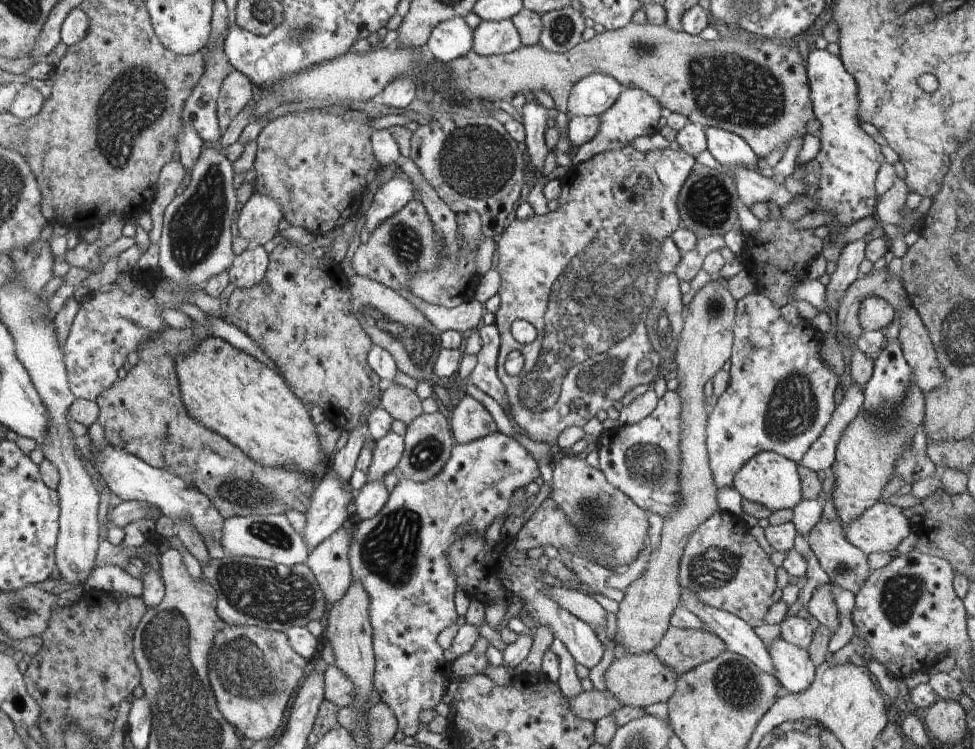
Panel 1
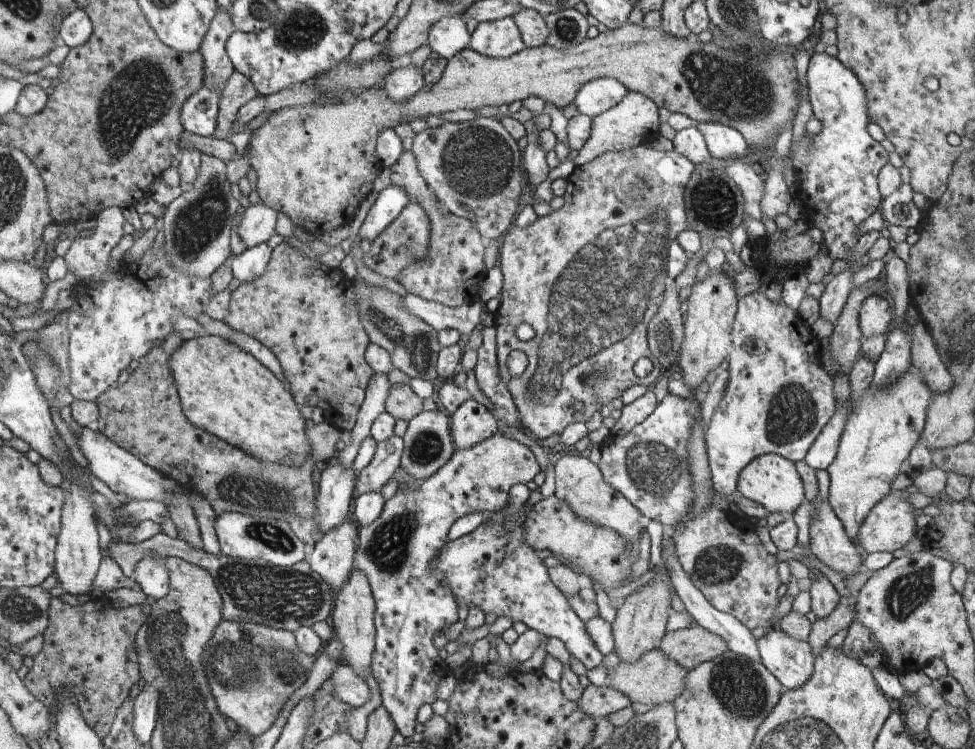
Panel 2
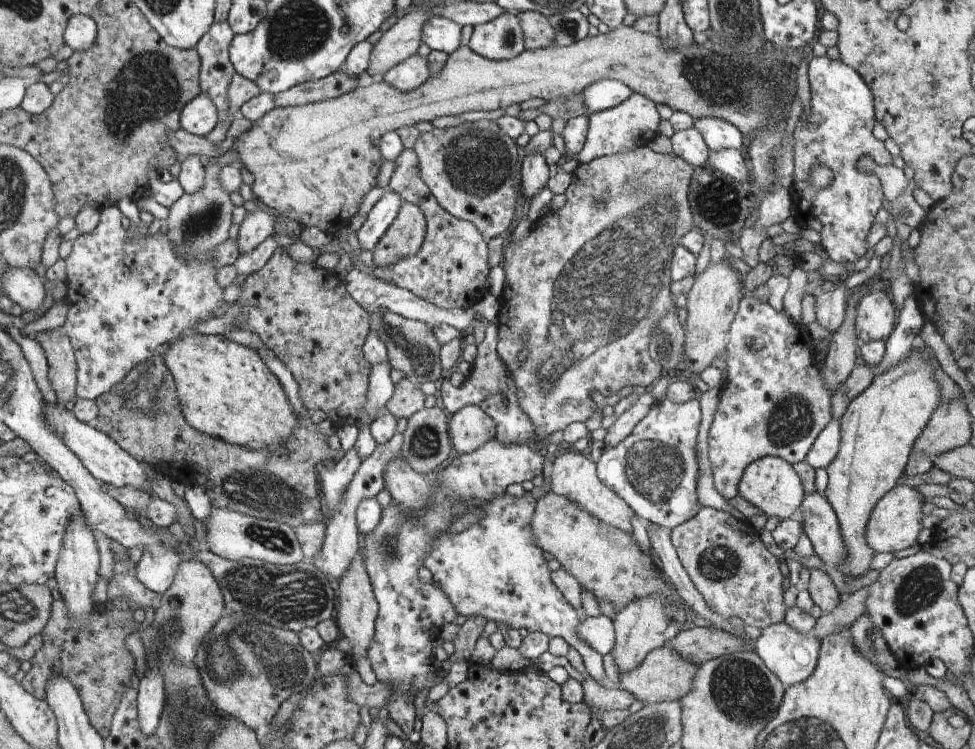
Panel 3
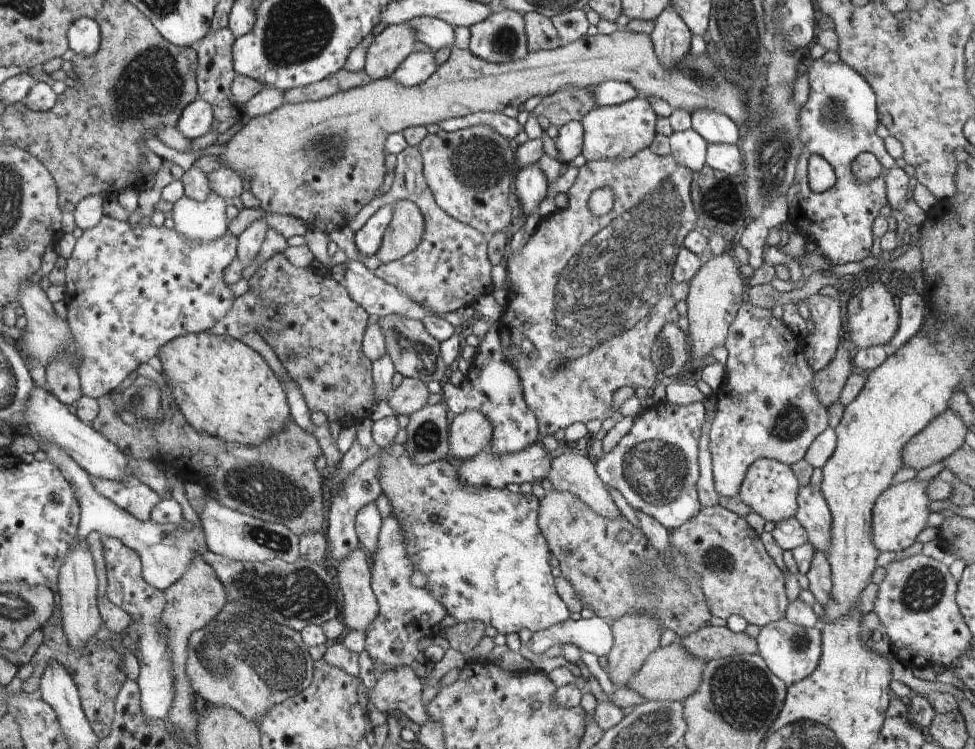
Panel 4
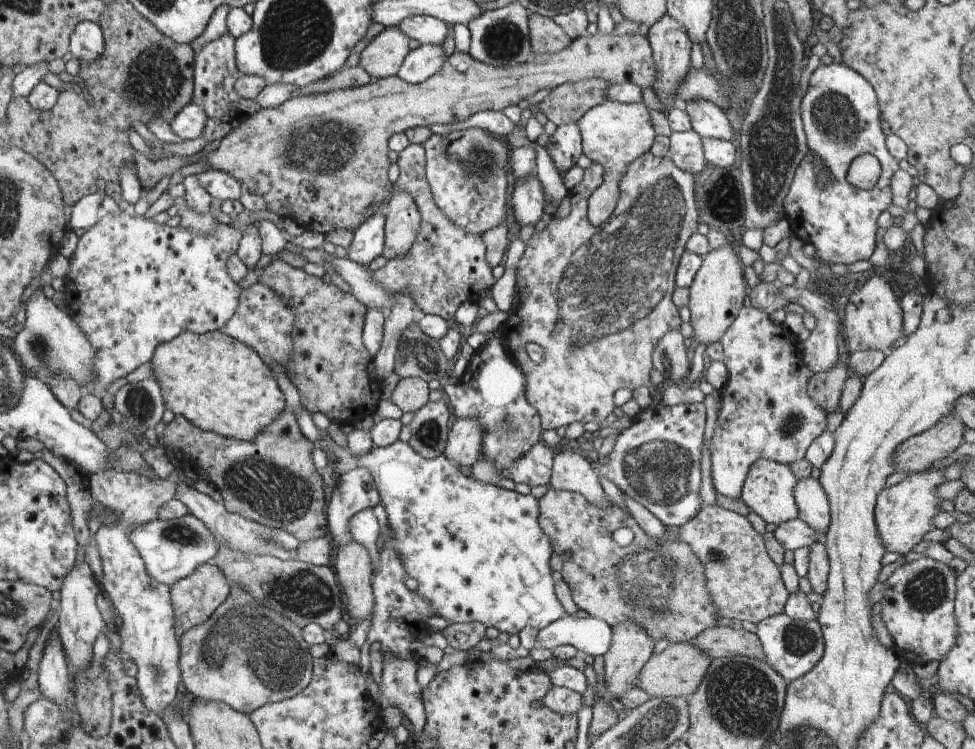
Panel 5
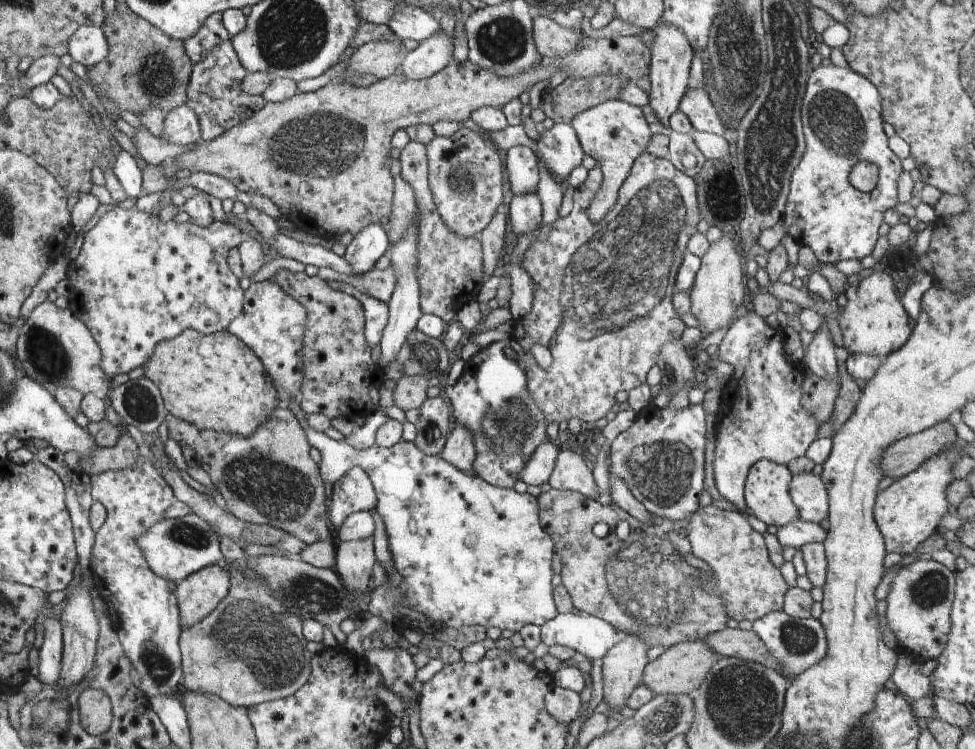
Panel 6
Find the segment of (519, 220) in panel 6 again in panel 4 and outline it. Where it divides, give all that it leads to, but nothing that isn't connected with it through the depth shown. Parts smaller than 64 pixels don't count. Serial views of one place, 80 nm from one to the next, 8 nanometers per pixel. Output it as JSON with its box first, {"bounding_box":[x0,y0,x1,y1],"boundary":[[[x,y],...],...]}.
{"bounding_box":[517,163,549,218],"boundary":[[[538,163],[531,164],[525,169],[519,170],[517,178],[517,209],[523,218],[528,218],[534,213],[539,214],[540,202],[547,197],[547,187],[549,182],[542,172]]]}

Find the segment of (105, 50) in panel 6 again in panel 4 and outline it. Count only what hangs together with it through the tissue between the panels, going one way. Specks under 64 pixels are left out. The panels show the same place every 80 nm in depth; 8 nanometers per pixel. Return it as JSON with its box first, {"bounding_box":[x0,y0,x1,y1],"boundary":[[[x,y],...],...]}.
{"bounding_box":[68,17,101,56],"boundary":[[[82,17],[74,21],[68,32],[69,48],[76,55],[92,56],[101,45],[101,30],[95,19]]]}

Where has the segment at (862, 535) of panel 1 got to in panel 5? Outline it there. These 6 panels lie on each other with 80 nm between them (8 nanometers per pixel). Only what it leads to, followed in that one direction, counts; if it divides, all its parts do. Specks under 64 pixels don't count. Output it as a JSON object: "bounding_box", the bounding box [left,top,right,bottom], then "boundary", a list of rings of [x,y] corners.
{"bounding_box":[874,466,944,556],"boundary":[[[932,466],[917,473],[910,473],[902,482],[882,489],[875,504],[874,514],[887,554],[912,556],[912,548],[922,540],[926,532],[935,528],[932,520],[941,510],[940,503],[943,501],[943,498],[936,494],[936,490],[944,482],[944,469]]]}

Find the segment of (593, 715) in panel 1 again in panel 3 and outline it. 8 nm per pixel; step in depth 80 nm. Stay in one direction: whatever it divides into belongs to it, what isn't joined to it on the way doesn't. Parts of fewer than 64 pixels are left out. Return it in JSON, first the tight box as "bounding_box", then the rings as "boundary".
{"bounding_box":[582,676,637,714],"boundary":[[[588,676],[582,682],[584,688],[584,702],[592,708],[596,708],[597,714],[602,711],[628,709],[637,698],[626,689],[616,686],[615,689],[607,689]]]}

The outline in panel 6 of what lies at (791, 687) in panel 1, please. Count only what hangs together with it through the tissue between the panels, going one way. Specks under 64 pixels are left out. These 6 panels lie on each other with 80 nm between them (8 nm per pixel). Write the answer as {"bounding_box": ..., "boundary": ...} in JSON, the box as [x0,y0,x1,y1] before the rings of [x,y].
{"bounding_box":[753,610,827,676],"boundary":[[[783,610],[772,611],[765,614],[762,618],[758,618],[753,622],[753,629],[756,634],[764,641],[767,649],[775,656],[780,670],[784,669],[787,676],[798,676],[805,670],[808,670],[812,665],[818,664],[827,653],[827,638],[825,630],[819,620],[812,617],[807,619],[797,619]]]}

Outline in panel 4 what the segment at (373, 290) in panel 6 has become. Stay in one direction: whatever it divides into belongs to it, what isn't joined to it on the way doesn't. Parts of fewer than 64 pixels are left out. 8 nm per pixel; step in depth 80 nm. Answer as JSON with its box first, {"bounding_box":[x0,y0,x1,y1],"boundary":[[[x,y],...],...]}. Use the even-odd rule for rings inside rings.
{"bounding_box":[374,145,492,315],"boundary":[[[408,145],[397,154],[395,179],[388,190],[390,198],[410,198],[417,203],[425,217],[425,232],[421,244],[405,257],[382,263],[374,274],[395,286],[400,292],[411,296],[418,304],[434,315],[457,312],[492,290],[491,270],[488,258],[488,237],[480,234],[473,226],[464,224],[446,214],[436,203],[434,195],[423,175],[423,160],[420,149]],[[484,284],[484,290],[478,288]]]}

